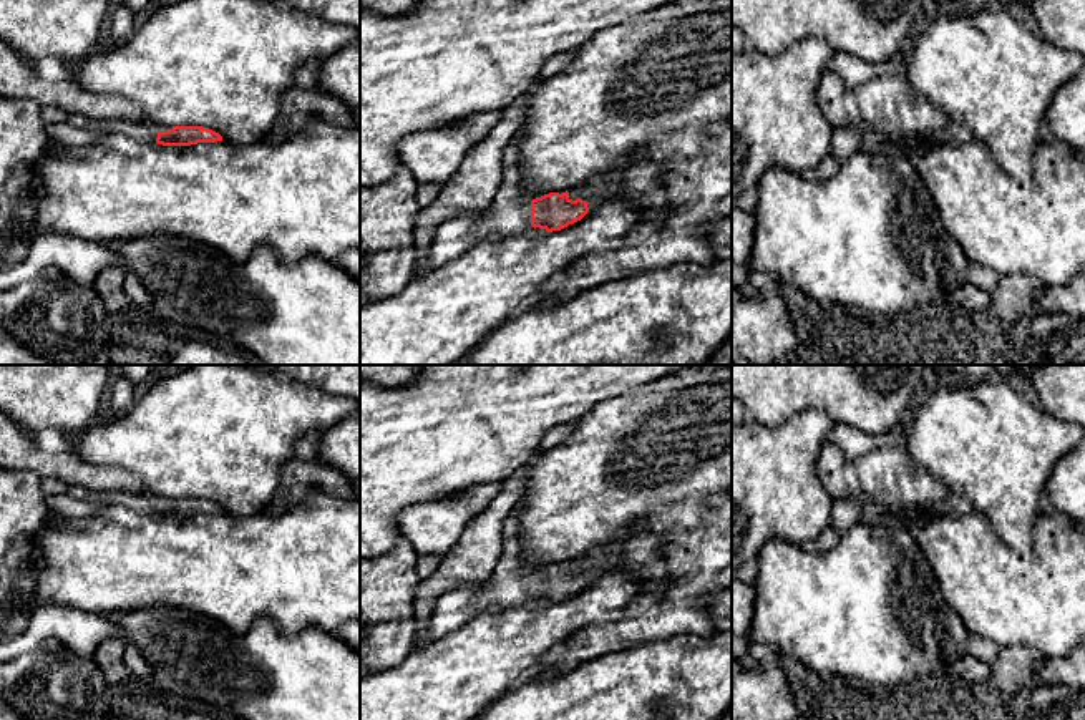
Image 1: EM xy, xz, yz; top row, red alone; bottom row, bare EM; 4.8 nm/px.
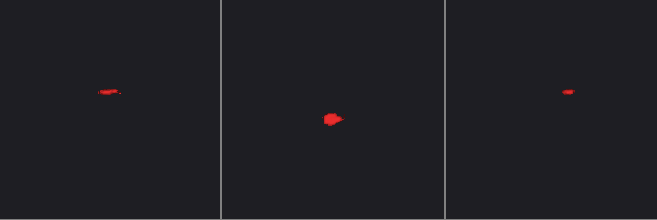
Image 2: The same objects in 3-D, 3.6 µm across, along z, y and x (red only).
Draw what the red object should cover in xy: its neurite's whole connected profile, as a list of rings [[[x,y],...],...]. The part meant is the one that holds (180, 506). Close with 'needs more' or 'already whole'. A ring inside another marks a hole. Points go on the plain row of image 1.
[[[68,486],[66,493],[76,499],[91,501],[100,506],[119,504],[139,514],[158,514],[163,518],[191,518],[222,513],[219,504],[202,498],[164,498],[129,491],[93,493],[81,486]]] | needs more

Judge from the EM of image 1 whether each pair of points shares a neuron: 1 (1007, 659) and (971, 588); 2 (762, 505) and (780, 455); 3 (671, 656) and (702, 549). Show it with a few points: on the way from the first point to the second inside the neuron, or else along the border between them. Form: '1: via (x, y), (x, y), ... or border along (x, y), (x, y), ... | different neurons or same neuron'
1: border along (999, 644), (1021, 644), (1031, 647), (1039, 656) | different neurons
2: via (762, 493), (762, 481), (777, 467) | same neuron
3: border along (714, 631), (707, 636), (674, 634), (639, 644) | different neurons

